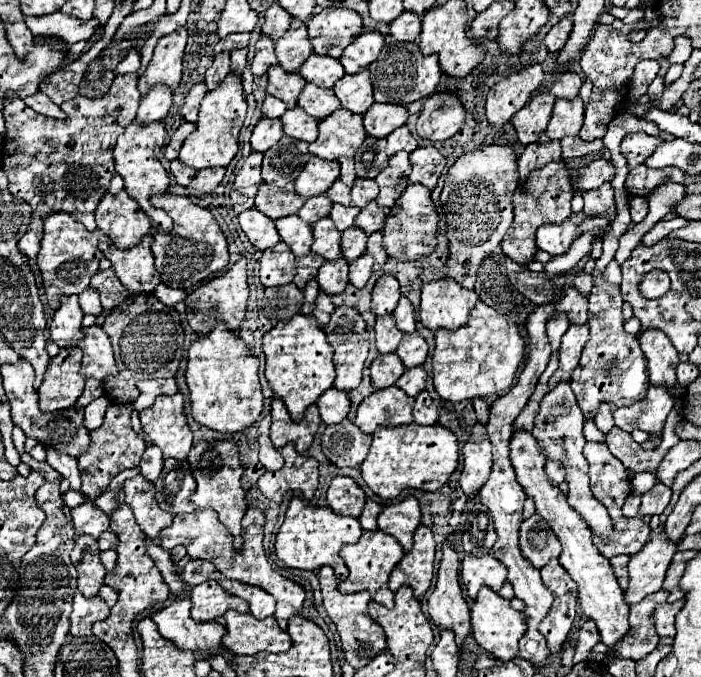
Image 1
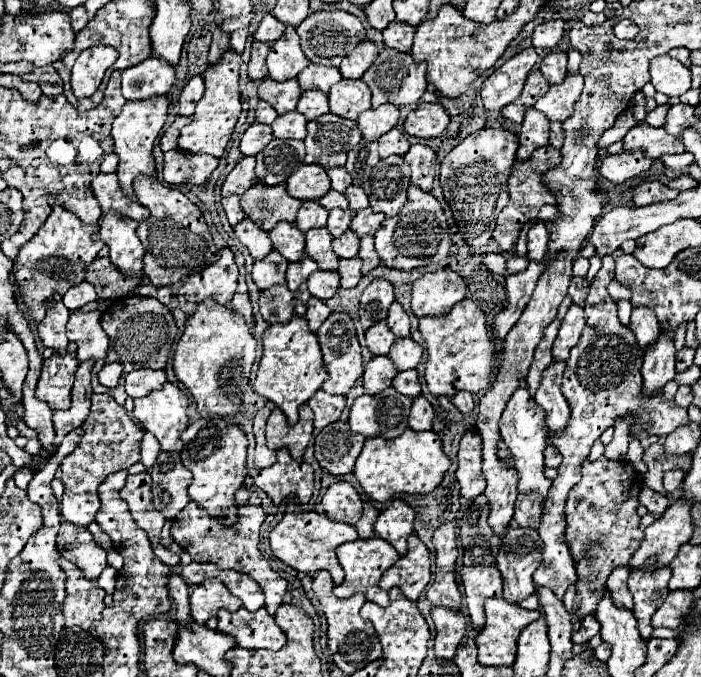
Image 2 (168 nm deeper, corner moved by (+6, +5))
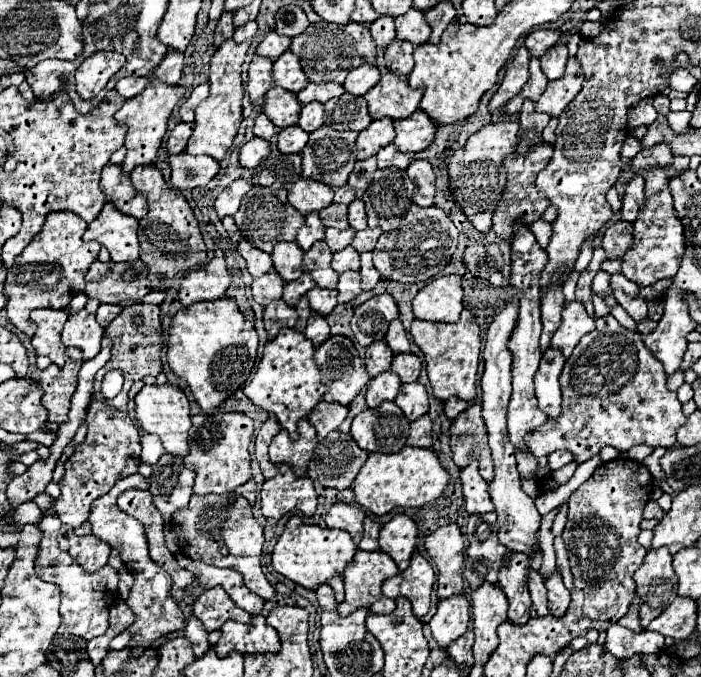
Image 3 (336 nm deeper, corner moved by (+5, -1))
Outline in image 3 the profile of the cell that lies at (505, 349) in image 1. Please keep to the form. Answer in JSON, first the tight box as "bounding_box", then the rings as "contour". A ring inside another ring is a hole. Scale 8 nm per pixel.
{"bounding_box":[410,309,482,401],"contour":[[[466,309],[456,323],[428,323],[428,321],[414,319],[410,333],[414,343],[424,353],[428,365],[426,371],[428,371],[434,397],[440,401],[446,401],[452,395],[464,401],[476,399],[476,373],[480,363],[482,339],[480,339],[480,327],[476,323],[474,313]]]}

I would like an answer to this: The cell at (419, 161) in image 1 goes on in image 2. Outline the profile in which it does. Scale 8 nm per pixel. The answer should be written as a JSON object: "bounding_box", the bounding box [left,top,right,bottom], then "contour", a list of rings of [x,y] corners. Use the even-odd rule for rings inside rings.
{"bounding_box":[405,145,437,191],"contour":[[[411,145],[405,155],[405,163],[411,167],[411,185],[419,187],[421,191],[431,191],[431,183],[435,177],[437,155],[427,145]]]}

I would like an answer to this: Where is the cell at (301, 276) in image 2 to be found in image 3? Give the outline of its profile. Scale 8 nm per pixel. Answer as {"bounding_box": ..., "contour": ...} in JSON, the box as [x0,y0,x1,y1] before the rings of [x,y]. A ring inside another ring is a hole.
{"bounding_box":[284,273,316,305],"contour":[[[302,273],[302,277],[300,279],[296,279],[296,281],[290,281],[290,283],[286,283],[284,285],[284,301],[288,303],[288,305],[296,305],[298,303],[298,299],[308,291],[308,289],[312,289],[316,283],[310,279],[310,273]]]}

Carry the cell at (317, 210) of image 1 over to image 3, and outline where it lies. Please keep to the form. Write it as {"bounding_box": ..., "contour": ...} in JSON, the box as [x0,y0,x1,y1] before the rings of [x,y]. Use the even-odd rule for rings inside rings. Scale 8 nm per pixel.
{"bounding_box":[296,213,326,251],"contour":[[[308,213],[308,215],[306,215],[306,223],[304,223],[304,225],[300,227],[300,231],[298,231],[296,243],[306,251],[306,249],[310,249],[316,241],[324,239],[324,231],[326,231],[326,227],[322,225],[318,213]]]}

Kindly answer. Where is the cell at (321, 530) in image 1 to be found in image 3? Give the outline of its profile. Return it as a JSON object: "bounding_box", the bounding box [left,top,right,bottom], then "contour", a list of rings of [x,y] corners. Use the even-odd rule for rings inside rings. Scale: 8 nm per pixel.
{"bounding_box":[272,515,356,603],"contour":[[[294,515],[288,519],[284,533],[280,535],[280,539],[274,547],[272,567],[280,575],[288,577],[290,581],[294,581],[306,589],[316,589],[322,583],[330,583],[336,593],[336,601],[340,603],[344,599],[342,571],[344,571],[344,565],[348,565],[352,561],[354,553],[356,553],[356,545],[346,531],[308,525],[308,523],[302,523],[302,519],[298,515]]]}

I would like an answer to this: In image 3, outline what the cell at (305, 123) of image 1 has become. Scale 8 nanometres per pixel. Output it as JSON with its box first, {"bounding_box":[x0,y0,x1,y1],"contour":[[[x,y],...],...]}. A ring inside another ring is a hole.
{"bounding_box":[276,125,308,153],"contour":[[[292,125],[292,127],[286,127],[278,133],[276,147],[282,153],[300,153],[306,143],[308,143],[308,133],[302,131],[298,125]]]}

